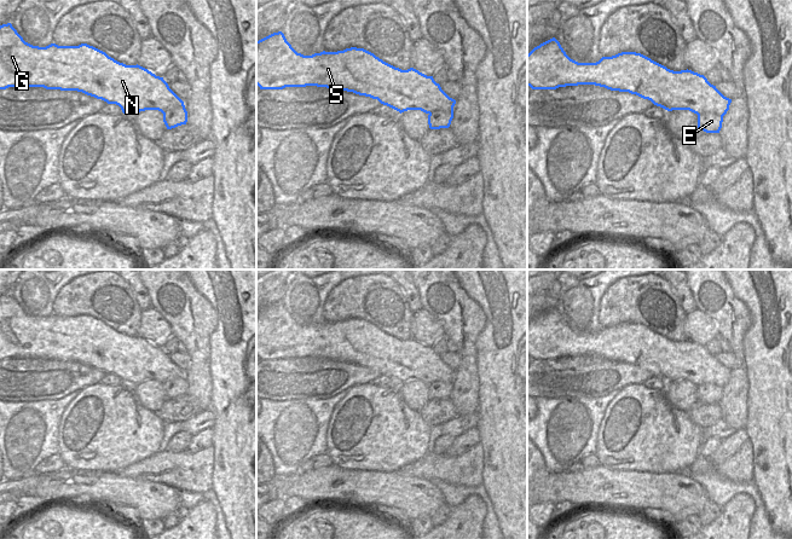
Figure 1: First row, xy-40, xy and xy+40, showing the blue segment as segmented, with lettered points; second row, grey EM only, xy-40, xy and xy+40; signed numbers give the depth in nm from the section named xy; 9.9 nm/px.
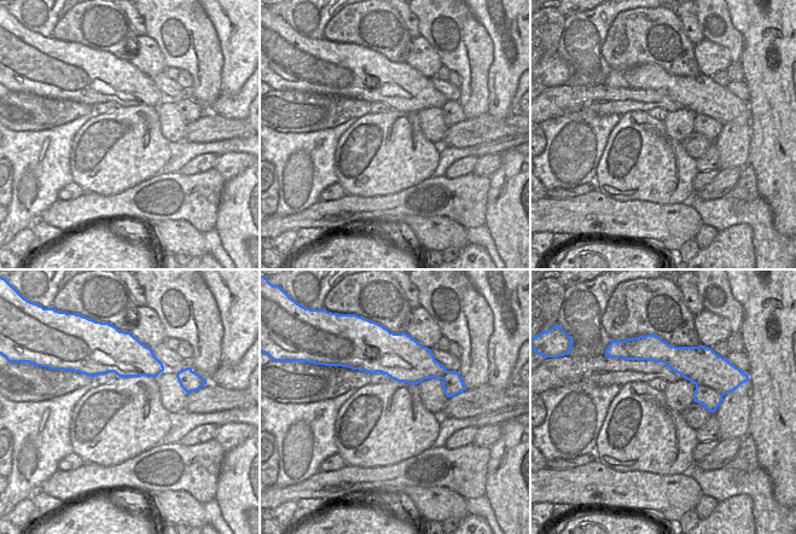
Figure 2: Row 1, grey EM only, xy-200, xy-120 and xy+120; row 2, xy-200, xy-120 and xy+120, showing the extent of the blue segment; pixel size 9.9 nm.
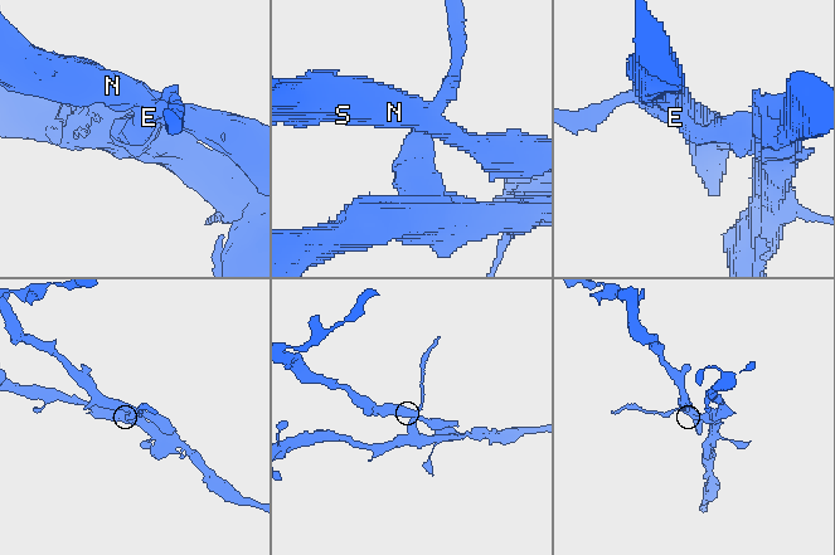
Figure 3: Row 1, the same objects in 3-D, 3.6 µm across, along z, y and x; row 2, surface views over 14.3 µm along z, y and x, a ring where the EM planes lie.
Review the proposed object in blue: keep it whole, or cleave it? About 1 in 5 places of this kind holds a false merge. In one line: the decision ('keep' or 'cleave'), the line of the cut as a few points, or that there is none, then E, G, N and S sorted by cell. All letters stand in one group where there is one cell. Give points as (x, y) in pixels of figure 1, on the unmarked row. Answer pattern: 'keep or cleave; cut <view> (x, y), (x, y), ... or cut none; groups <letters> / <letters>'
cleave; cut xy+40 (698, 384), (718, 384), (722, 388); groups E / G N S

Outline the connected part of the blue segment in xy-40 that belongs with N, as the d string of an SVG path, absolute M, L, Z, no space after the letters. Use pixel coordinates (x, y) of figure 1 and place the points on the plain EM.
M11 294L0 296L0 360L8 358L77 361L108 375L116 375L127 386L135 386L145 381L164 383L184 375L163 348L156 347L138 335L120 334L87 314L33 317L23 311Z

